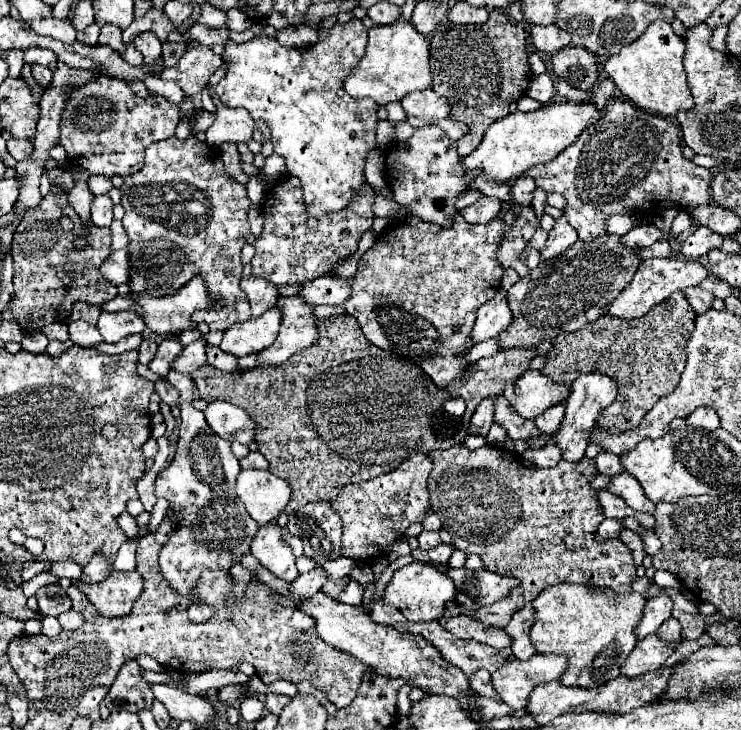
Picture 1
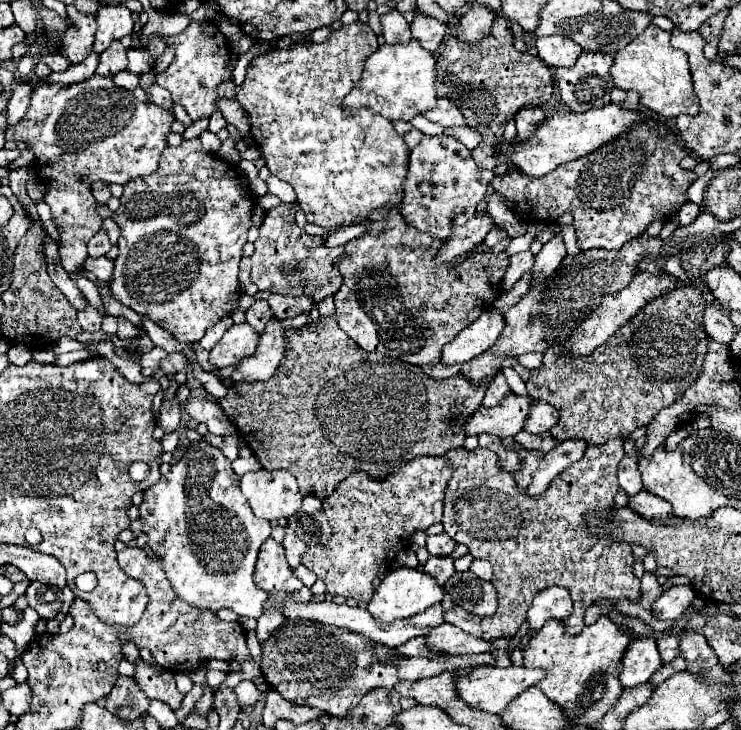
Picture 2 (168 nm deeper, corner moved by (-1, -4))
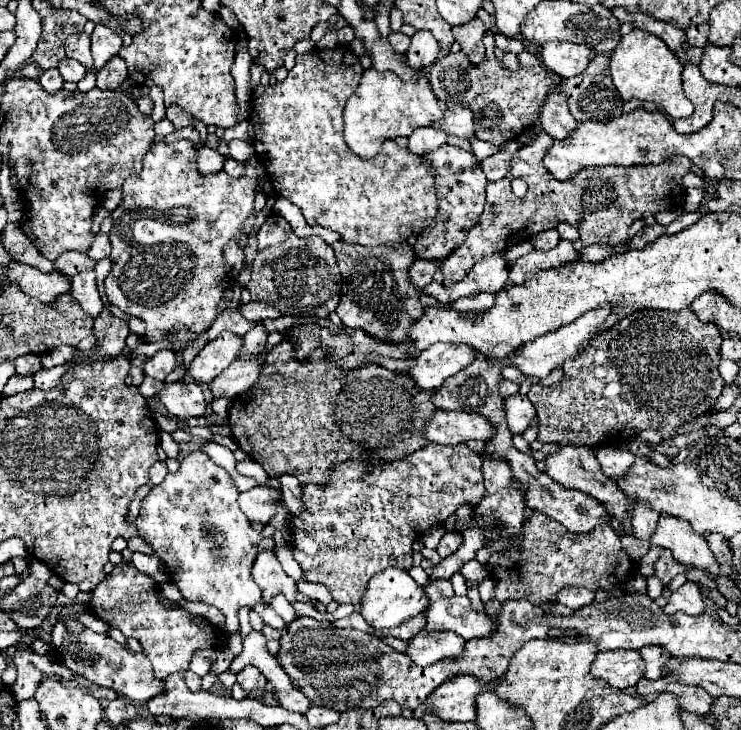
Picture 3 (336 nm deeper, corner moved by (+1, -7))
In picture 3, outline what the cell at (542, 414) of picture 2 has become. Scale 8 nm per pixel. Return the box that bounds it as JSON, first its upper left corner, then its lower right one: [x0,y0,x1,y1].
[504,395,536,433]

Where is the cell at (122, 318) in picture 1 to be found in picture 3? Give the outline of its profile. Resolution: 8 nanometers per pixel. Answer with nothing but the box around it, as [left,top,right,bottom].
[94,309,128,357]

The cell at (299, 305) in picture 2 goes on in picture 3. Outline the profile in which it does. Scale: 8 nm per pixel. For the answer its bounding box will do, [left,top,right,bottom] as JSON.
[240,301,282,321]

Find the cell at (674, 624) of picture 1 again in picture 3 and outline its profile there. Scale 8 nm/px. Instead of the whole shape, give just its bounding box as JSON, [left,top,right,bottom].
[640,645,672,679]

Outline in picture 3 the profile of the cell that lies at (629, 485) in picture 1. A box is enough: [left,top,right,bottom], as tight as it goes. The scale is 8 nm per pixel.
[650,515,718,575]

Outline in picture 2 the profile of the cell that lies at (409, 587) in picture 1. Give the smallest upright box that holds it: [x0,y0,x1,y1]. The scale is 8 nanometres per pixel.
[368,568,444,624]

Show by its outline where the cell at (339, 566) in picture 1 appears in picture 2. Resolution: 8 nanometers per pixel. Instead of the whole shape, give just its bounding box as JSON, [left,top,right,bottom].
[292,566,316,586]

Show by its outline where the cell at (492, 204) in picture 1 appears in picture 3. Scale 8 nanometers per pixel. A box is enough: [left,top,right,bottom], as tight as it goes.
[410,259,440,287]

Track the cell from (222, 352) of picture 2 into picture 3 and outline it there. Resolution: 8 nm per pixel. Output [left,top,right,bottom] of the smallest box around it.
[190,331,242,383]

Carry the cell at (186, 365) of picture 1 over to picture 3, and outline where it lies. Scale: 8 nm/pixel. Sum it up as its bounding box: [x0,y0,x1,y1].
[144,349,176,381]

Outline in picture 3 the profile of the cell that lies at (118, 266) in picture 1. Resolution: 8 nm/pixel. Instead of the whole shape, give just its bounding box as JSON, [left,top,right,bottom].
[54,251,96,277]

